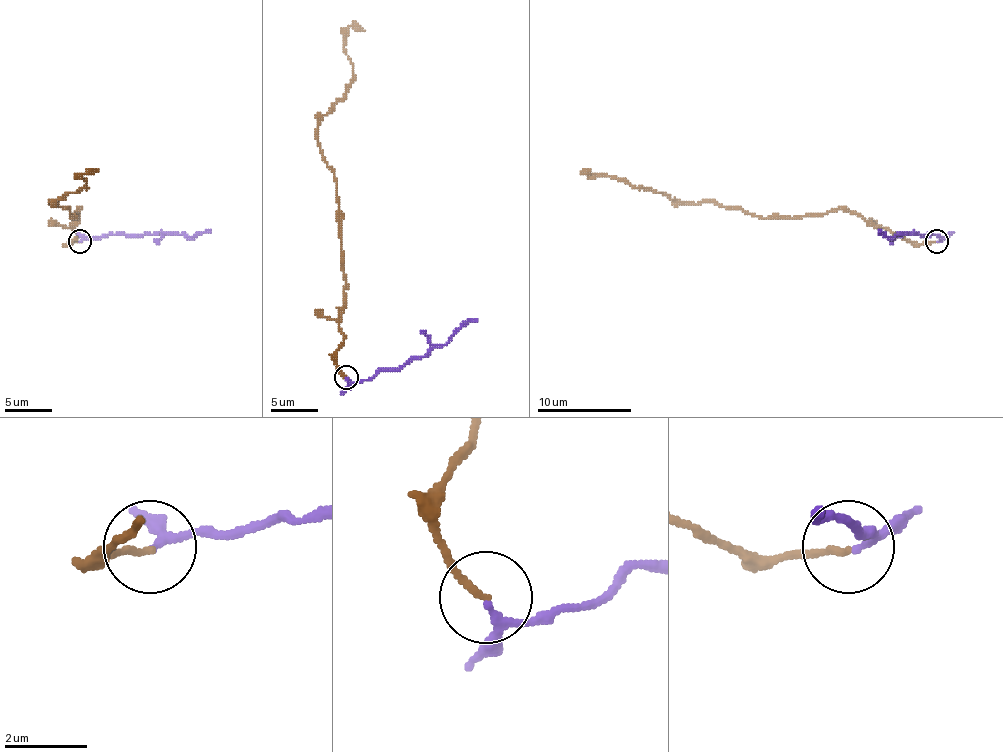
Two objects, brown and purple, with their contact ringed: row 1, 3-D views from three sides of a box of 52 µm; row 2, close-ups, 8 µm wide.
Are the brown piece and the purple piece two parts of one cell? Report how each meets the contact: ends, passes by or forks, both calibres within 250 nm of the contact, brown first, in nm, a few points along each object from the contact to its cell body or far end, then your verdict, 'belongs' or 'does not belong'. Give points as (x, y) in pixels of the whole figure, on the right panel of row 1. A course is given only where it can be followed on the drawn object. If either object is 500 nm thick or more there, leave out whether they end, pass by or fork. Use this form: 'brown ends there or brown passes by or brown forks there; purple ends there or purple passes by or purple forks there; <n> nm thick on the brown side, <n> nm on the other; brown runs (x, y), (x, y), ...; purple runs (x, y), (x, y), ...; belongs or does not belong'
brown ends there; purple passes by; 150 nm thick on the brown side, 150 nm on the other; brown runs (937, 242), (911, 244), (841, 209), (759, 218), (714, 202), (681, 204), (613, 176), (585, 173), (590, 169); purple runs (937, 242), (942, 239), (930, 234), (888, 237), (878, 230); belongs

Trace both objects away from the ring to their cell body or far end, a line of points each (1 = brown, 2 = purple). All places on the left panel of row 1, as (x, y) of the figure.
1: (79, 242), (70, 244), (79, 209), (72, 218), (51, 204), (86, 188), (77, 176), (98, 169)
2: (79, 242), (114, 234), (194, 237), (210, 230)

